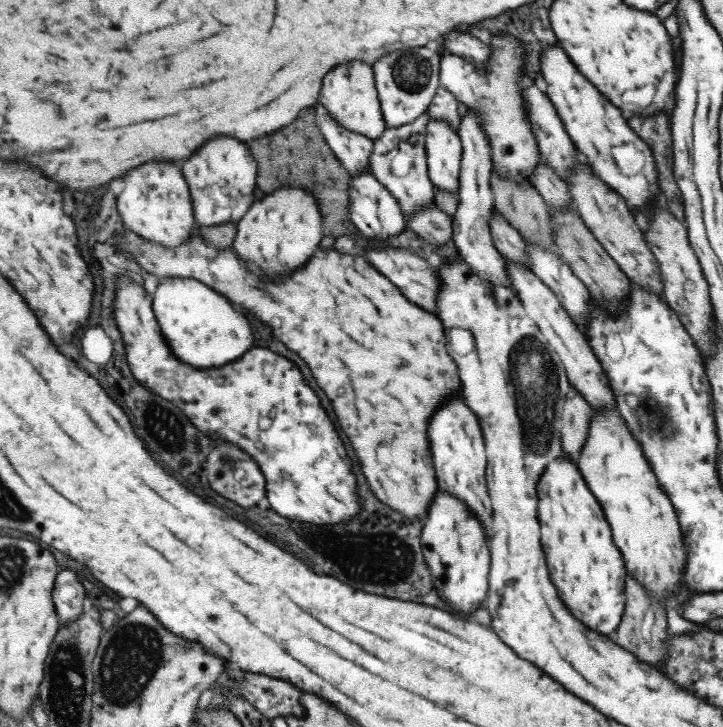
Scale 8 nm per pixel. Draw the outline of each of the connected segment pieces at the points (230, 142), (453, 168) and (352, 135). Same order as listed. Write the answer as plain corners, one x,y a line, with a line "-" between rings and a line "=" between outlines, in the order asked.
217,136
209,140
201,154
195,154
183,164
185,178
189,178
192,202
197,206
197,222
203,226
238,223
256,202
253,194
255,188
259,188
259,168
247,143
231,136
=
430,118
426,148
433,184
438,189
453,192
457,197
464,149
461,135
449,121
=
323,103
316,106
316,115
325,140
340,159
351,176
371,168
373,149
376,142
364,134
357,133
341,125

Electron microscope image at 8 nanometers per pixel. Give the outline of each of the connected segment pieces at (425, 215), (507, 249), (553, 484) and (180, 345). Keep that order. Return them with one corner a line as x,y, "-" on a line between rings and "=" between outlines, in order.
428,206
409,217
408,229
413,231
416,237
439,247
453,239
453,217
454,215
449,216
437,206
=
495,211
491,215
491,235
495,247
504,257
509,257
515,263
527,265
531,269
525,240
521,237
520,230
517,230
503,213
=
563,453
549,465
549,468
545,469
537,490
540,495
541,540
548,555
548,565
549,570
552,571
553,582
560,590
565,605
578,619
581,619
581,622
593,630
608,635
619,625
621,612
625,608
625,596
623,596
625,582
623,580
626,570
623,566
621,551
611,541
611,529
609,529
608,515
605,514
604,506
601,506
600,499
589,489
588,482
580,471
580,466
567,453
=
169,278
155,294
155,314
173,352
193,366
213,368
241,358
255,342
249,320
219,292
193,278

